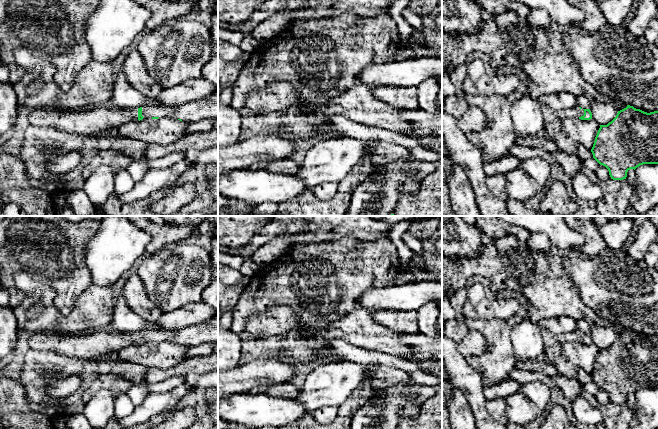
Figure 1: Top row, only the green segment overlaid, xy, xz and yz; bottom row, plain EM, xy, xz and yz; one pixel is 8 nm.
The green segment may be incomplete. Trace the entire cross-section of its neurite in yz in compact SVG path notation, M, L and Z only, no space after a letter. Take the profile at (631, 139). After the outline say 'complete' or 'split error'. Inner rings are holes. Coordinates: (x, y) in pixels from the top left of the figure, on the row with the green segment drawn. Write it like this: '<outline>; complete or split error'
M627 105L618 111L616 117L607 125L600 125L591 152L593 158L608 169L613 180L626 179L627 172L630 169L635 170L640 165L658 164L658 111L647 113Z; complete

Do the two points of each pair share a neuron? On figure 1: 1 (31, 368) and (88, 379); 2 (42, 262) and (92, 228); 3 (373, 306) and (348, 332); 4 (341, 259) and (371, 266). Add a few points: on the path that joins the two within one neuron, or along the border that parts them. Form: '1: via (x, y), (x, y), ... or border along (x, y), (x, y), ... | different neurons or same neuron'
1: via (45, 368), (74, 368) | same neuron
2: via (54, 250), (64, 241), (80, 233) | same neuron
3: border along (360, 306), (372, 314) | different neurons
4: via (348, 265), (364, 265) | same neuron

